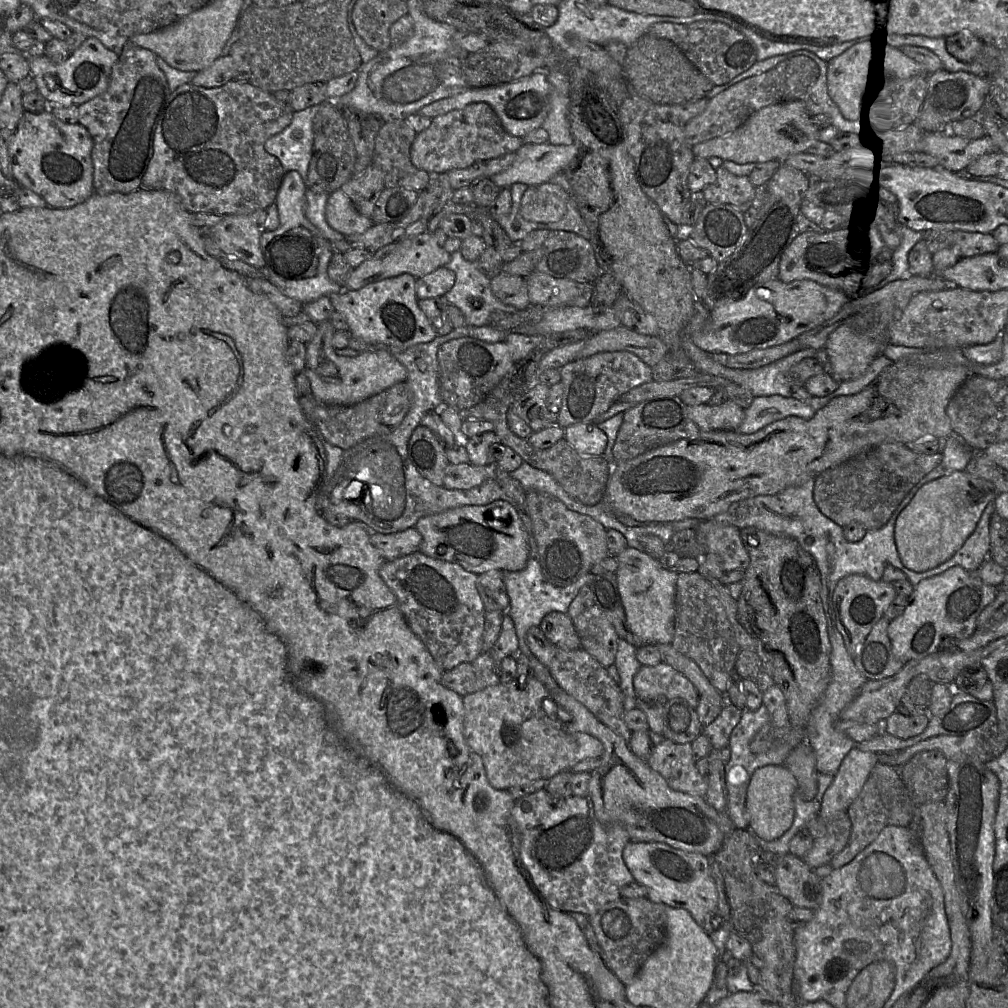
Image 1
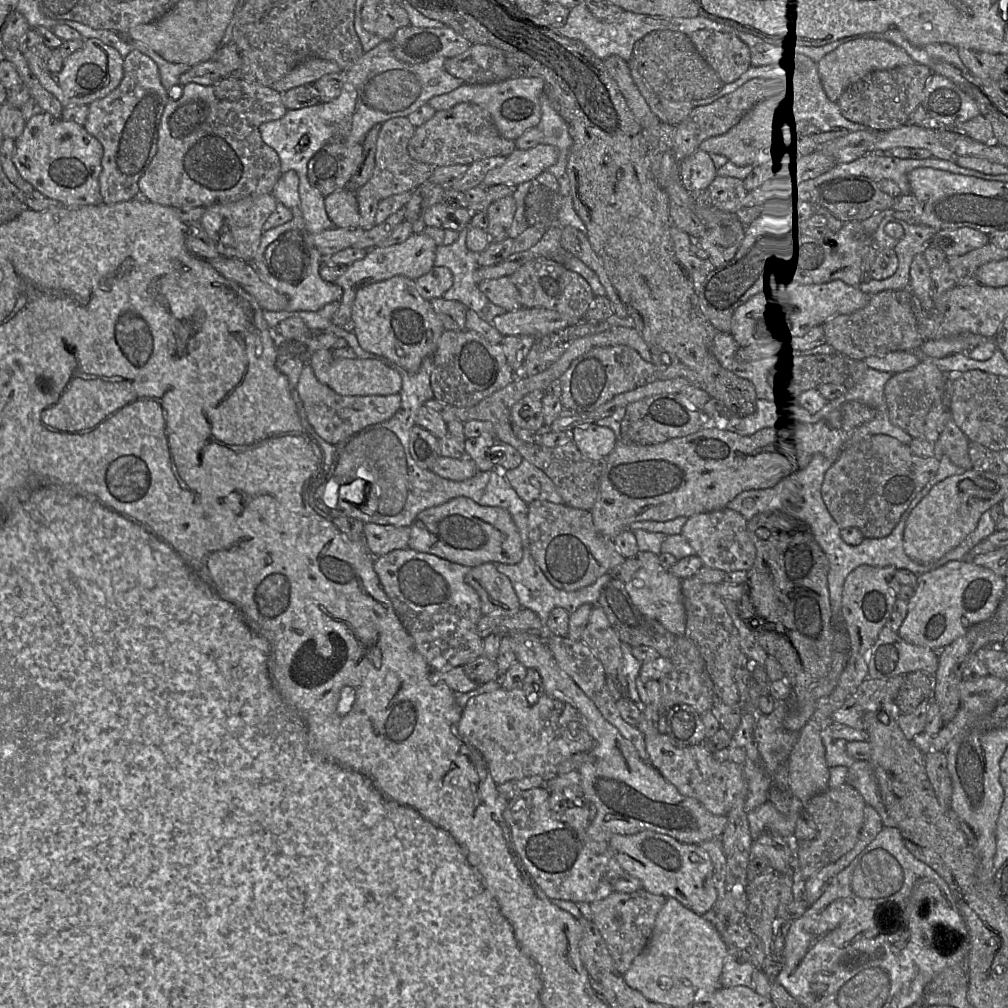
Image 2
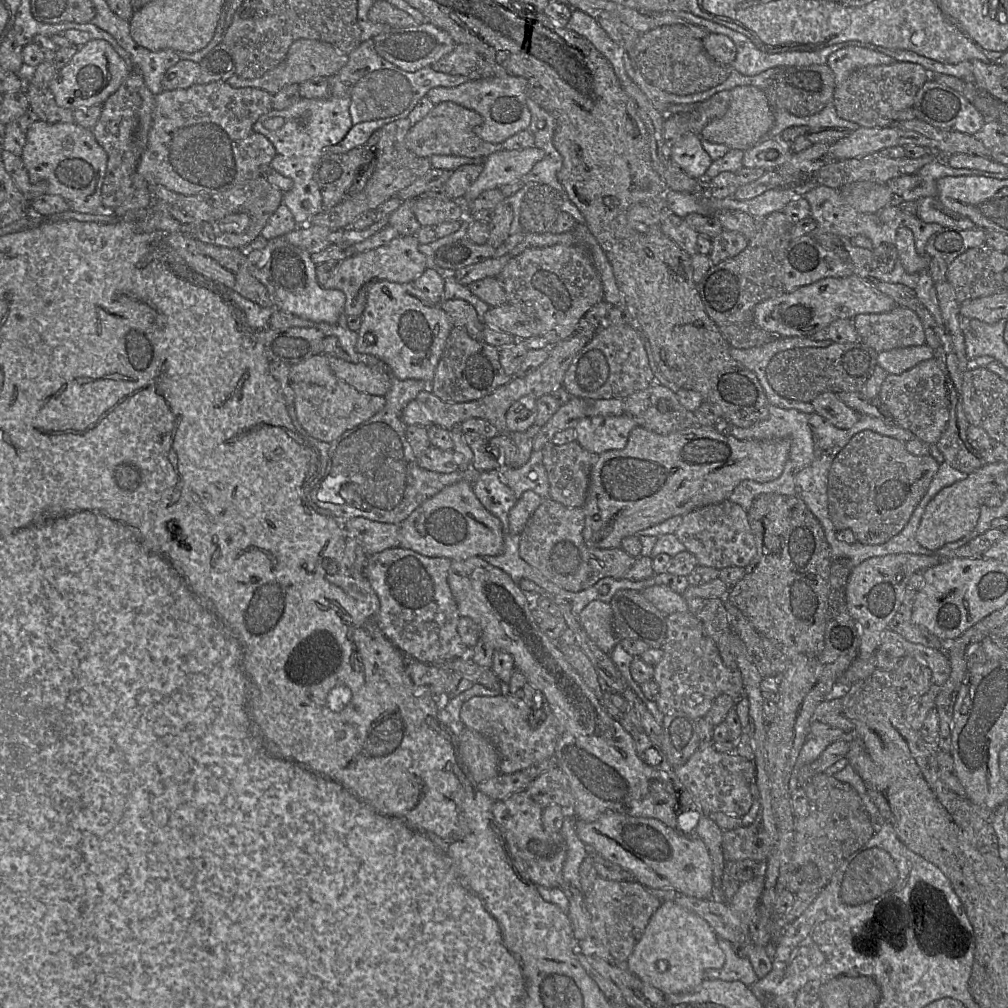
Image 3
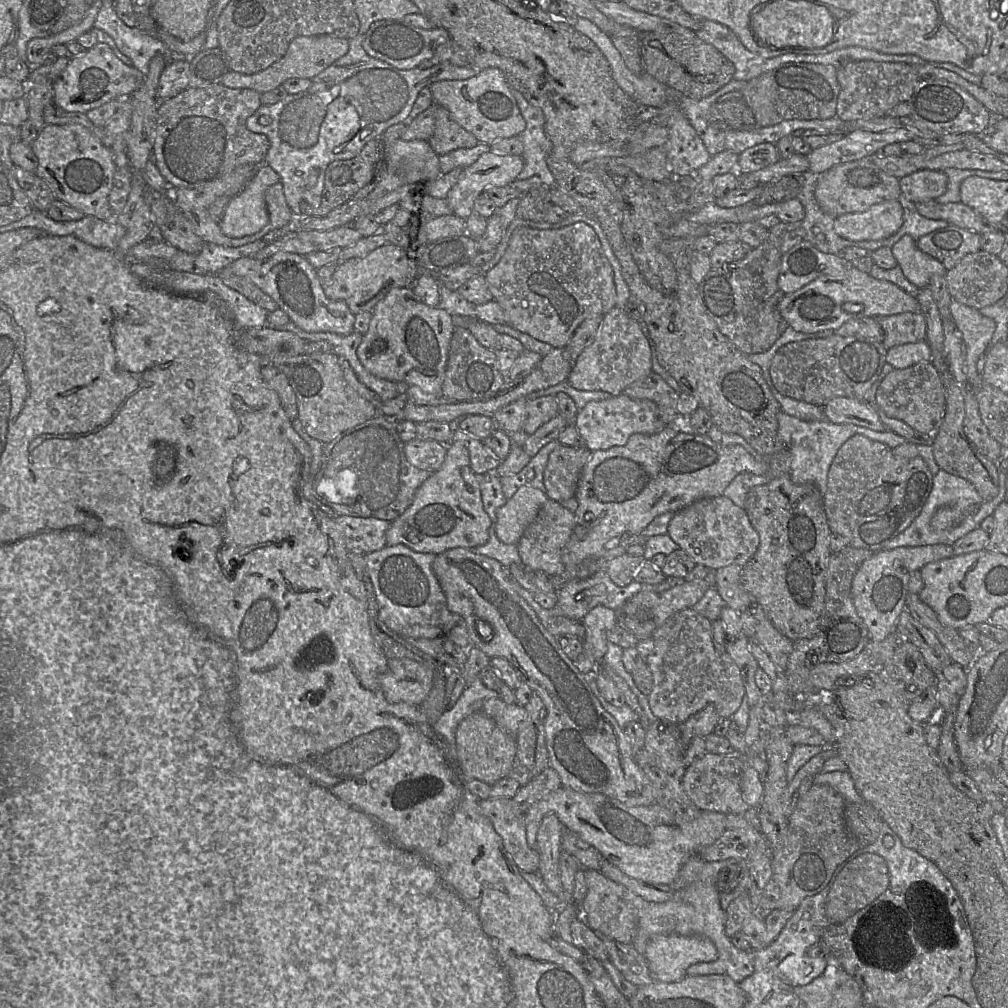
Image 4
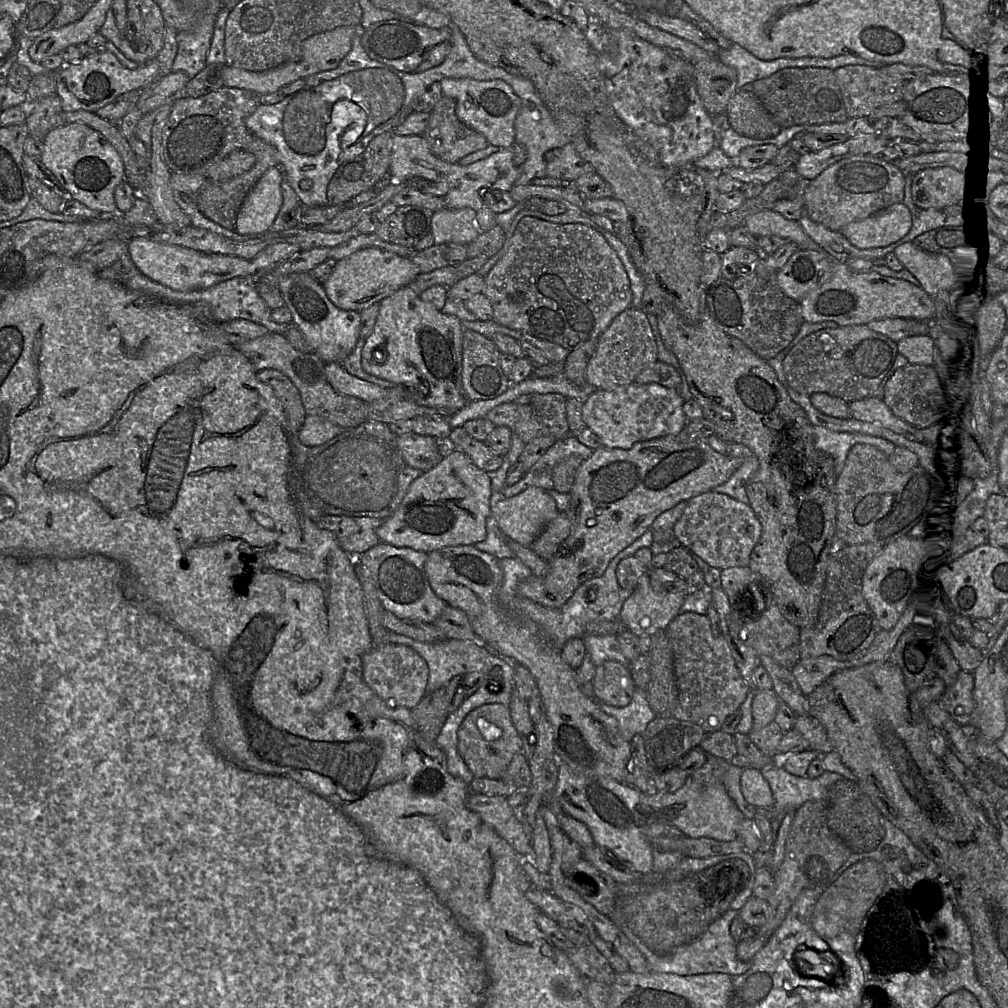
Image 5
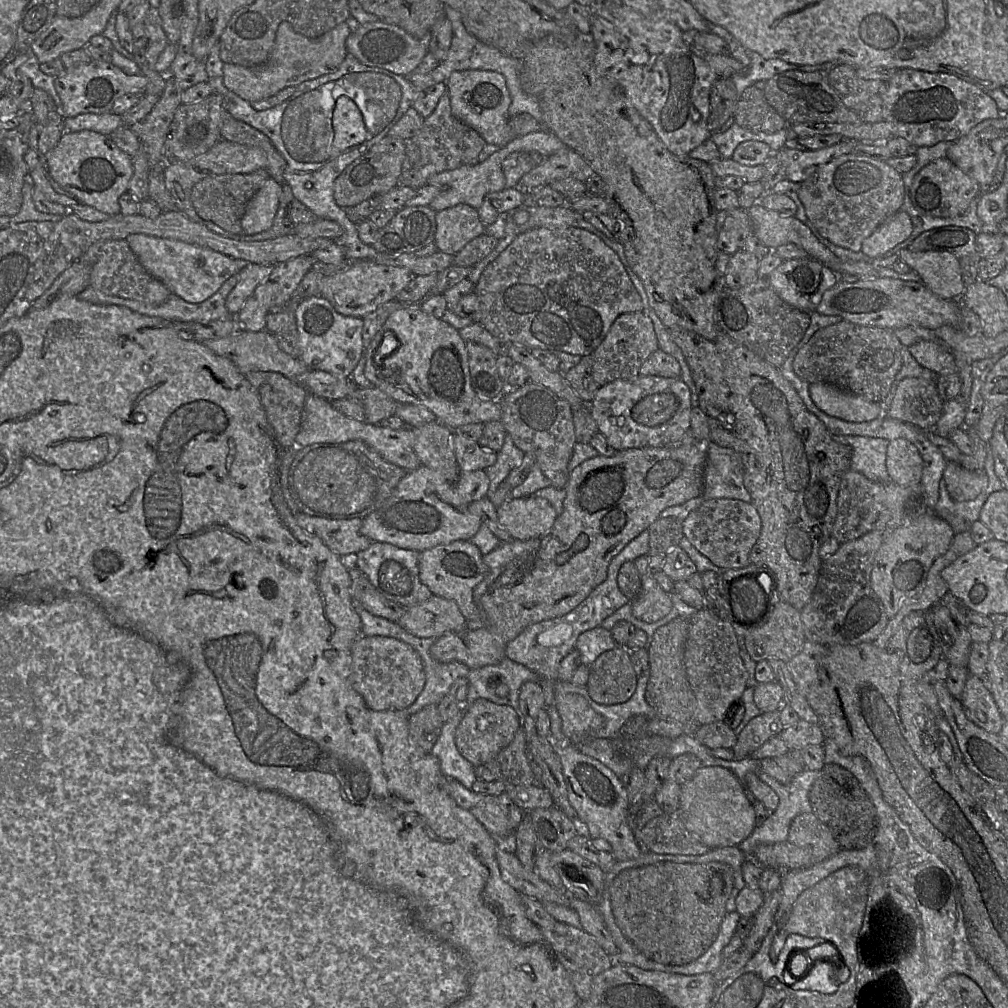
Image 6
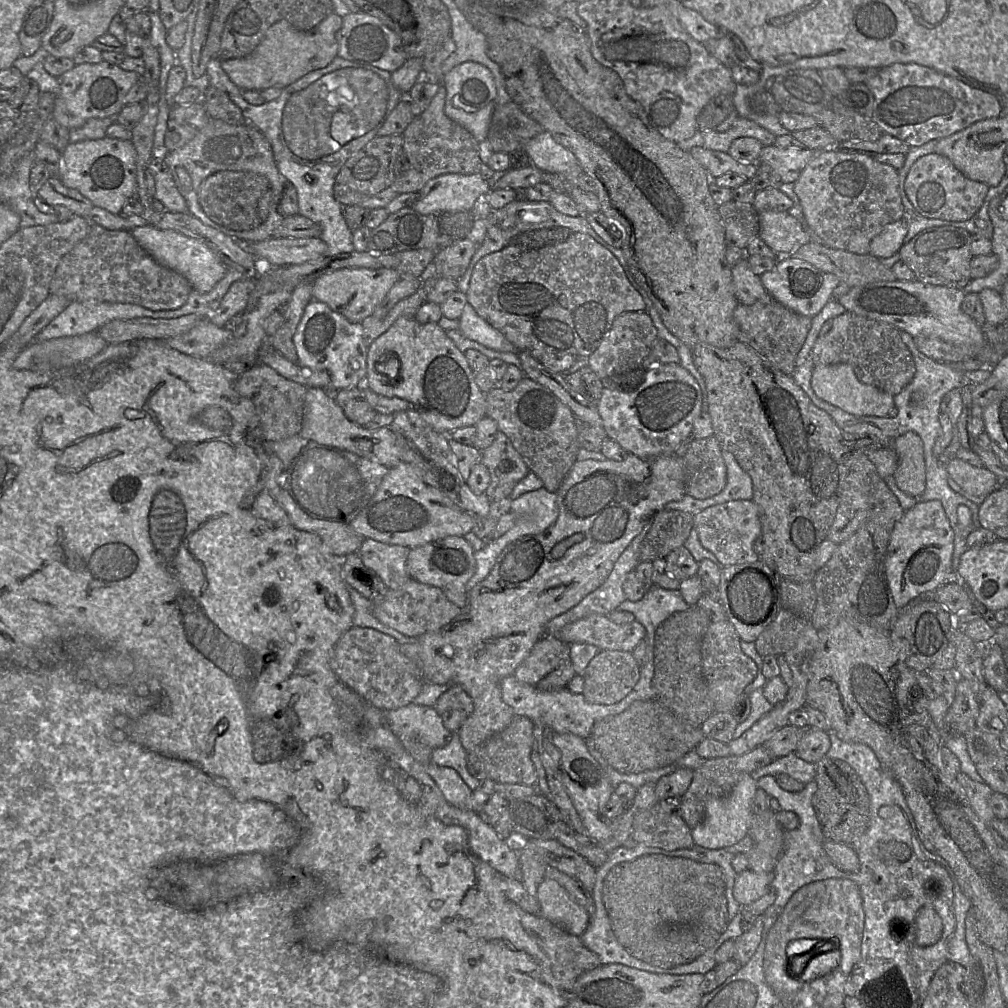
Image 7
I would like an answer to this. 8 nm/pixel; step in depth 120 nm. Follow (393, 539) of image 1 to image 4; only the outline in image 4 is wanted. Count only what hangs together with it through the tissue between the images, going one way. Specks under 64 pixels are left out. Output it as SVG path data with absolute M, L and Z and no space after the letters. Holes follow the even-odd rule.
M338 516L334 521L342 531L349 552L370 554L387 545L386 532L390 521L354 516Z

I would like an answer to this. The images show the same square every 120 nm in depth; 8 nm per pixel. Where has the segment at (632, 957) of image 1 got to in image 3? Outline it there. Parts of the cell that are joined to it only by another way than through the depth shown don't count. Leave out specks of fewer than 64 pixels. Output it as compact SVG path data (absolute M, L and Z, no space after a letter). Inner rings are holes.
M598 877L589 894L584 895L591 915L592 935L619 963L626 964L662 901L638 881L618 882Z

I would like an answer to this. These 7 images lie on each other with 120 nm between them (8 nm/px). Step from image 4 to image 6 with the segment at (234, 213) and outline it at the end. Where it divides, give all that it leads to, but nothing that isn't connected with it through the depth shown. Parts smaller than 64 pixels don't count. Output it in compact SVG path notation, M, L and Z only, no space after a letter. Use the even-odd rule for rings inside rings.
M273 178L265 181L247 205L241 221L243 235L258 234L272 226L281 192L282 186Z

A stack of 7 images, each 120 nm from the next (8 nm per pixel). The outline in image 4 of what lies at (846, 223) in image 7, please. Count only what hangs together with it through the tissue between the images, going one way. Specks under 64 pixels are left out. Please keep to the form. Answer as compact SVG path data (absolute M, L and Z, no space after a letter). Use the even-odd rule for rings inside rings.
M868 157L835 165L818 175L816 201L826 214L835 219L847 213L865 212L885 201L898 201L901 196L899 178L885 173Z

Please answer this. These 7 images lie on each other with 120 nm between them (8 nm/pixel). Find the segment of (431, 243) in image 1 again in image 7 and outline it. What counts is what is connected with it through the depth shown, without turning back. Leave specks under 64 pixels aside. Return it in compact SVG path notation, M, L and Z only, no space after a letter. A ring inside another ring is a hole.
M350 268L323 275L314 281L314 300L325 303L333 311L343 315L352 323L361 323L371 316L384 300L393 285L402 278L394 268Z

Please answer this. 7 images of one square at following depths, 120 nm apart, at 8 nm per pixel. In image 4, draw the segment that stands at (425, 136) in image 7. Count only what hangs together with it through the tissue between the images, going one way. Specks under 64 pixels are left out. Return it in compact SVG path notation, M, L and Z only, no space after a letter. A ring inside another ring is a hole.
M443 106L437 107L434 132L428 141L438 156L460 148L472 148L479 143Z

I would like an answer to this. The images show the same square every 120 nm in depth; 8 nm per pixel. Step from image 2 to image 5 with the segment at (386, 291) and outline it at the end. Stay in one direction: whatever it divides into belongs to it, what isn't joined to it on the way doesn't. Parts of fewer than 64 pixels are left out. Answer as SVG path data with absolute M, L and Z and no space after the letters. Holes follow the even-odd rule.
M405 286L379 303L374 329L362 349L362 367L368 374L403 386L414 403L454 414L470 402L462 387L463 332L458 317L442 313ZM376 349L385 349L382 363L373 359Z

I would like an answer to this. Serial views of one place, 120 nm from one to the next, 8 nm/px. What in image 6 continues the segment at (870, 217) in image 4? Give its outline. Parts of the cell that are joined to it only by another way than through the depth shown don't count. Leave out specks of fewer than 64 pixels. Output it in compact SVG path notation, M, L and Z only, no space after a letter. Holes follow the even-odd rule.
M900 210L863 241L861 251L871 259L887 258L884 255L905 241L912 231L911 217L905 211Z

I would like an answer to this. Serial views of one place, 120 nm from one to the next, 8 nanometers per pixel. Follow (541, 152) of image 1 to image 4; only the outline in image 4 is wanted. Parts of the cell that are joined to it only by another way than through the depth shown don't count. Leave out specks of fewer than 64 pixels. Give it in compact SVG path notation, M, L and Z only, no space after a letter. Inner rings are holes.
M484 153L470 165L465 177L451 191L450 201L454 214L468 218L474 213L474 203L486 189L506 186L516 179L523 170L521 155Z

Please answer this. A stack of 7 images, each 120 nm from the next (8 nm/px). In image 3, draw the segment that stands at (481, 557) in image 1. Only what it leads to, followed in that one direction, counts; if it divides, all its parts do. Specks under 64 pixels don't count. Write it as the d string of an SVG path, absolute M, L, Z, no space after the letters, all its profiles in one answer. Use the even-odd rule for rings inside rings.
M464 480L427 499L399 525L399 546L427 557L465 560L496 556L504 550L505 534L500 520L482 505L473 486Z

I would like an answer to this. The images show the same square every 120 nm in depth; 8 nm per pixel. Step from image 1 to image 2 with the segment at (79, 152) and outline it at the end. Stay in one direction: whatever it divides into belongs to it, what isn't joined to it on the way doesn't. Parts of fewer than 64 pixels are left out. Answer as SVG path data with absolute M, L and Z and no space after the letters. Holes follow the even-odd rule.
M41 112L26 120L23 132L14 141L12 162L20 176L44 196L68 207L102 202L99 174L103 148L84 126Z

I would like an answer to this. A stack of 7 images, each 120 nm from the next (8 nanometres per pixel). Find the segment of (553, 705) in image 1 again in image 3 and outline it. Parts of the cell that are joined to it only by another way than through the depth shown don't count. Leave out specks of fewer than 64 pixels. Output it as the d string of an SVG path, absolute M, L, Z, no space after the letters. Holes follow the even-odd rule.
M504 694L494 697L473 697L463 704L460 717L466 728L480 733L493 744L500 757L500 773L513 774L554 756L555 748L561 735L561 726L553 713L548 715L545 723L539 728L532 728L530 726L530 713L531 709L523 699Z

